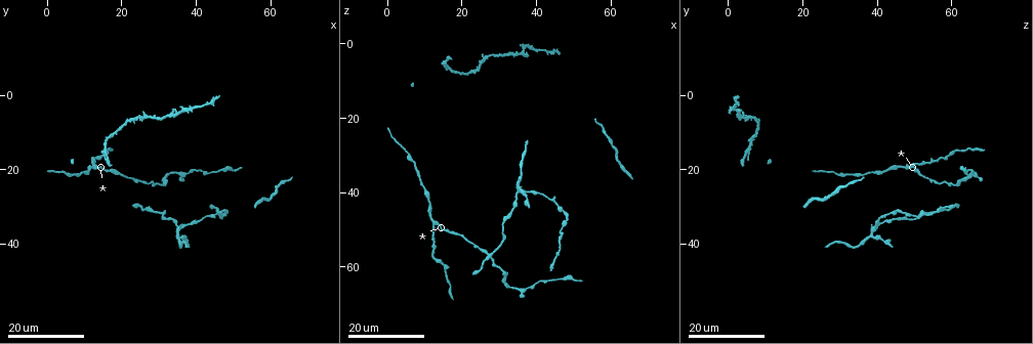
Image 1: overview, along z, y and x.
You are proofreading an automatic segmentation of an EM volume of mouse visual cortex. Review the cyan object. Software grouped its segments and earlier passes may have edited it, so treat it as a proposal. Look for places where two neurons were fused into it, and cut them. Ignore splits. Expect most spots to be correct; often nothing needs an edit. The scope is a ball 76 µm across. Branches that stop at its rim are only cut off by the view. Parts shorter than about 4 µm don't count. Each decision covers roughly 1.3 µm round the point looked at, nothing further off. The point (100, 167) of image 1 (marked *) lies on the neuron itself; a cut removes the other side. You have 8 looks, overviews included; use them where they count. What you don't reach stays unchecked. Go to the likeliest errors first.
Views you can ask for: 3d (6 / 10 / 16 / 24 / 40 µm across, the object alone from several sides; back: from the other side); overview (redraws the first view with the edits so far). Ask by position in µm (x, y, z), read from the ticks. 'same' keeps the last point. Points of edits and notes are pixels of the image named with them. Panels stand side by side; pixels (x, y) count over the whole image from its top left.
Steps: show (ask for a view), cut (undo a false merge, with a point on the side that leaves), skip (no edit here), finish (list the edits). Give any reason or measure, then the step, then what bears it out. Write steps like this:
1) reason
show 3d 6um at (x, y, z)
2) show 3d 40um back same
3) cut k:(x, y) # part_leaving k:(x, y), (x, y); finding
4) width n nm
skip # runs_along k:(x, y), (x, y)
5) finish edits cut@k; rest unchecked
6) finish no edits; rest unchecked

show 3d 16um at (48.5, 31.0, 45.5)

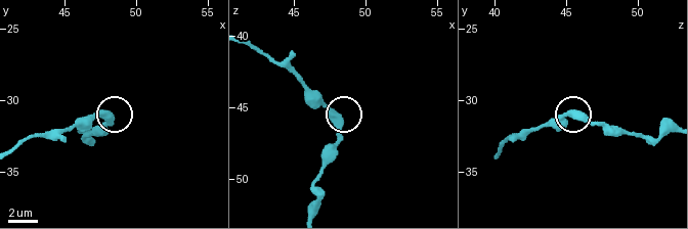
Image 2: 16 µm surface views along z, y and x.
show 3d 6um at (48.0, 31.2, 45.6)

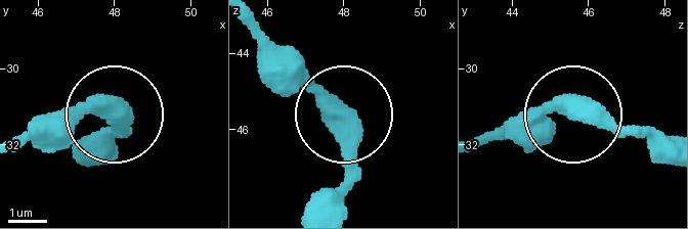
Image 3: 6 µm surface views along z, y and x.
width 450 nm
skip # runs_along 3:(251, 25), (336, 112), (348, 172), (339, 211); all the same neuron

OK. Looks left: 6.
thick turns thin
show 3d 24um at (31.0, 24.0, 61.0)

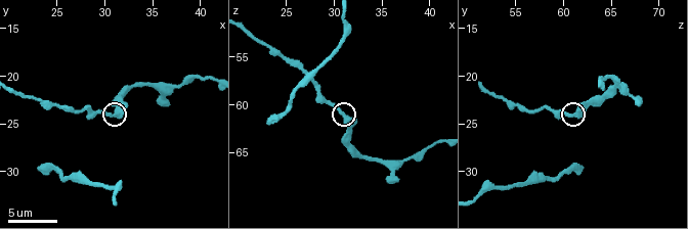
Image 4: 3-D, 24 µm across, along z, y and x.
show 3d 10um at (30.6, 24.2, 60.6)

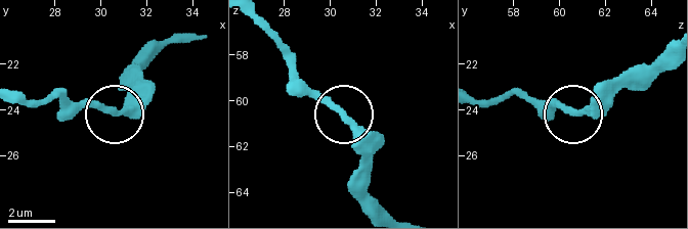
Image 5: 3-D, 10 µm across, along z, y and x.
skip # runs_along 5:(475, 98), (499, 102), (527, 96), (581, 111), (613, 87); one neuron here

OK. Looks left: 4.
show 3d 16um at (35.5, 36.0, 39.0)

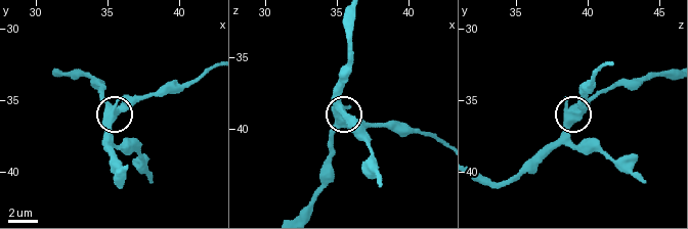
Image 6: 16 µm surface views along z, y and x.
show 3d 6um at (35.6, 35.8, 39.6)

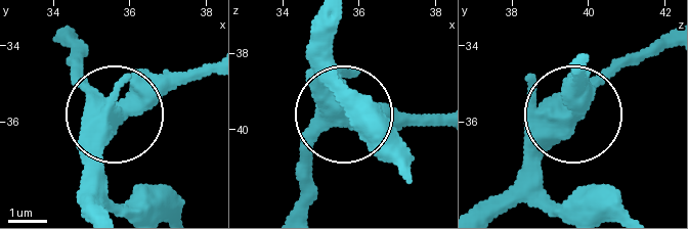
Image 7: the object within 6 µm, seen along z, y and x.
skip # runs_along 7:(58, 36), (114, 121), (87, 205); all the same neuron

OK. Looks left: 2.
four-way junction
show 3d 16um at (26.5, 6.0, 4.0)

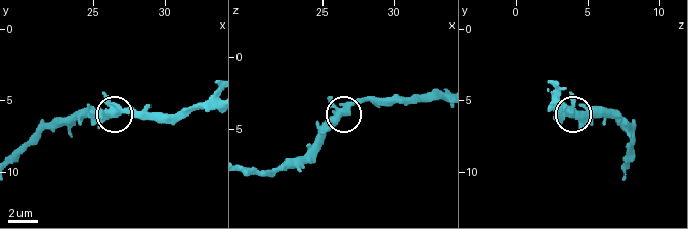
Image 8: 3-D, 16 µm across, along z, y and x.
show 3d 6um at (26.2, 6.0, 4.0)

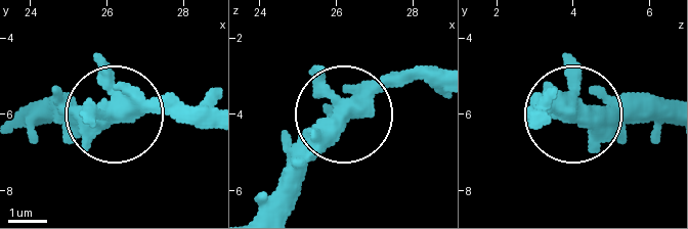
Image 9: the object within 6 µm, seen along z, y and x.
arms 4
skip # one neuron here

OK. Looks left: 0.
finish no edits; rest unchecked

